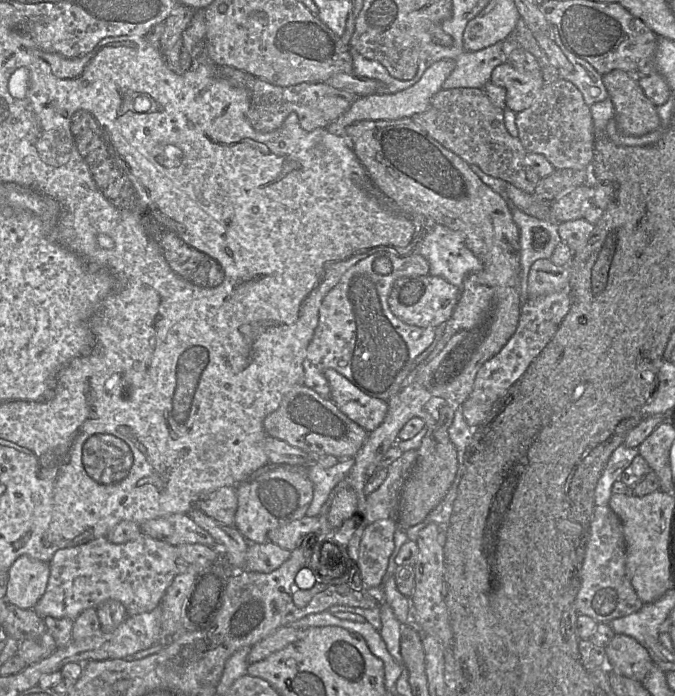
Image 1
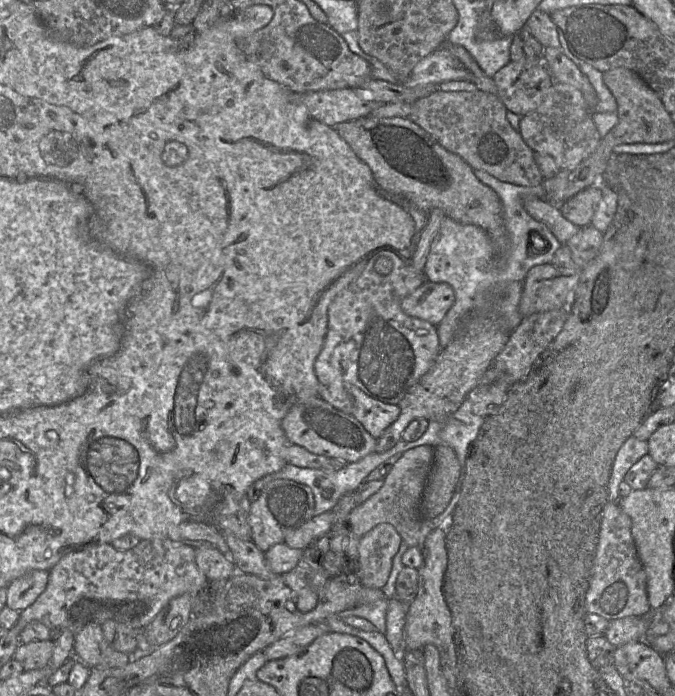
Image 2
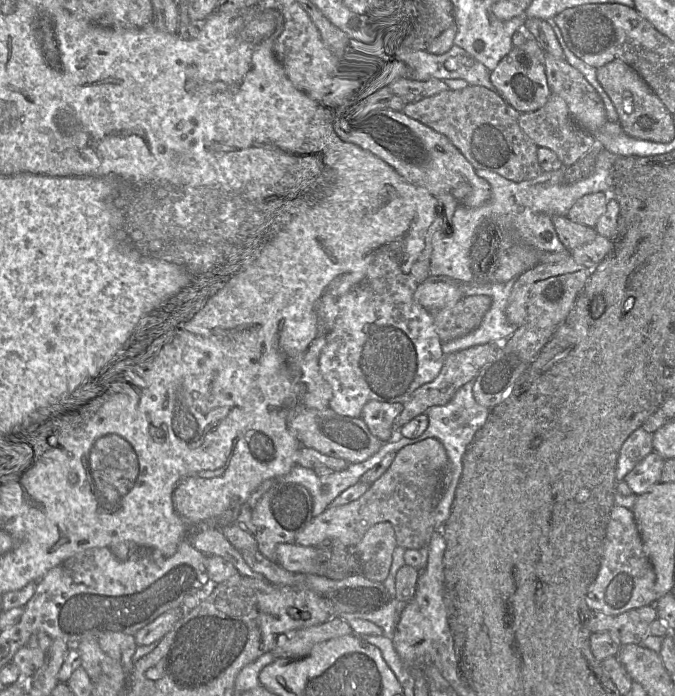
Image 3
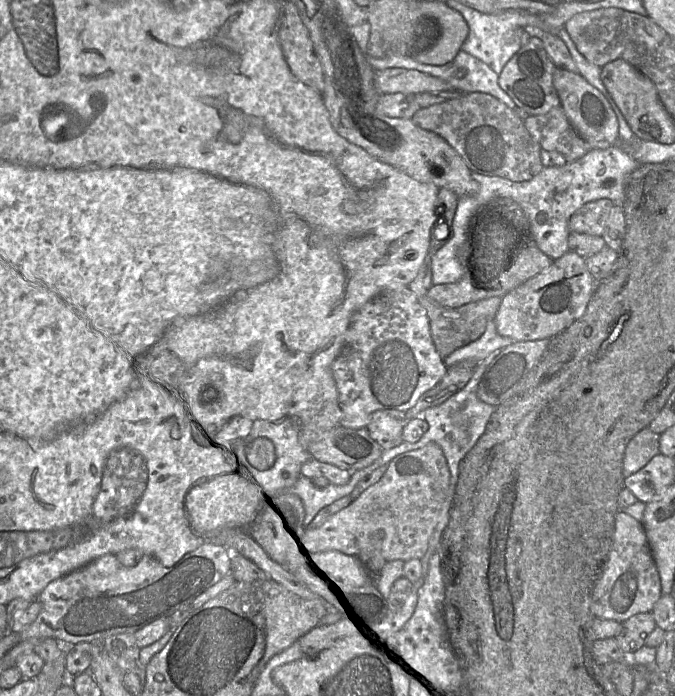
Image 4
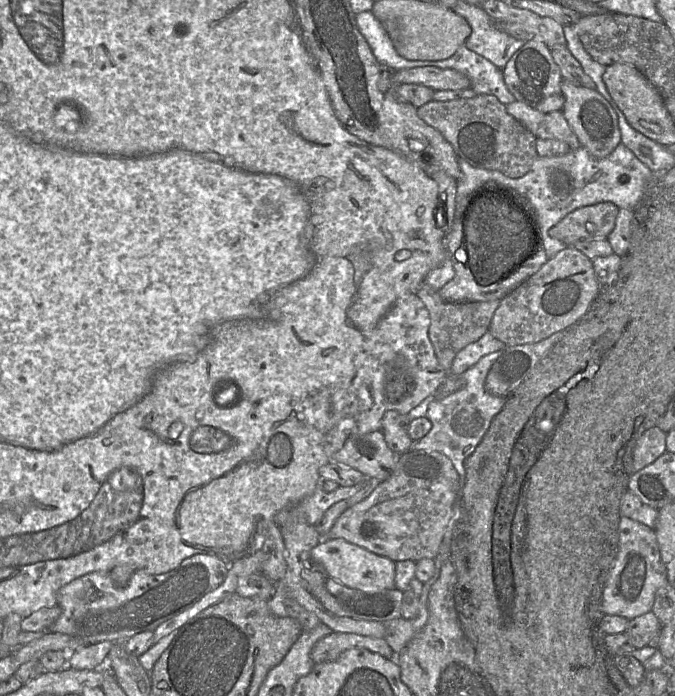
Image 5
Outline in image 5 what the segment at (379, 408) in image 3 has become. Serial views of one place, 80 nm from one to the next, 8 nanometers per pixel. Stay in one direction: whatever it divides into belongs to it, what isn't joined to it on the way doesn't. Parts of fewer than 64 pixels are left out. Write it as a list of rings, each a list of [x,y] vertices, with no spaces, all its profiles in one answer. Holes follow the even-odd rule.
[[[387,411],[382,418],[381,431],[388,447],[398,455],[408,452],[414,441],[408,435],[411,420],[407,414]]]

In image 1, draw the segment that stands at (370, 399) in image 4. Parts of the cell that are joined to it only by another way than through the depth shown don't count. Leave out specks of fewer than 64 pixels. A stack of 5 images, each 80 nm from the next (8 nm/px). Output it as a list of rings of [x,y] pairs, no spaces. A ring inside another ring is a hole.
[[[380,250],[350,267],[321,303],[318,325],[303,363],[304,384],[330,398],[324,370],[331,368],[365,394],[388,402],[416,366],[416,358],[435,339],[435,328],[409,325],[397,318],[390,310],[388,298],[398,279],[424,275],[429,275],[429,263],[417,251],[397,256]]]

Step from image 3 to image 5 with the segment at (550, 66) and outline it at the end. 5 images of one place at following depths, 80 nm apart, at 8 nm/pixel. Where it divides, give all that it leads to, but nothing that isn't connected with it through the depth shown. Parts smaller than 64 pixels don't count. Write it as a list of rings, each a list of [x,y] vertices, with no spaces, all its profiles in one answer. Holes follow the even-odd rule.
[[[564,80],[561,89],[565,98],[563,115],[582,148],[596,159],[609,156],[621,142],[618,118],[607,100],[594,89],[576,86]]]

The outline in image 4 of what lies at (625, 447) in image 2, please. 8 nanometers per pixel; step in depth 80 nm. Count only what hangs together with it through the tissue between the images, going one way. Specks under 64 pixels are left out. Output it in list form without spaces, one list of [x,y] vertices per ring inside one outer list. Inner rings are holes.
[[[648,427],[640,430],[627,444],[623,459],[623,475],[628,477],[643,468],[659,454],[659,435]]]

